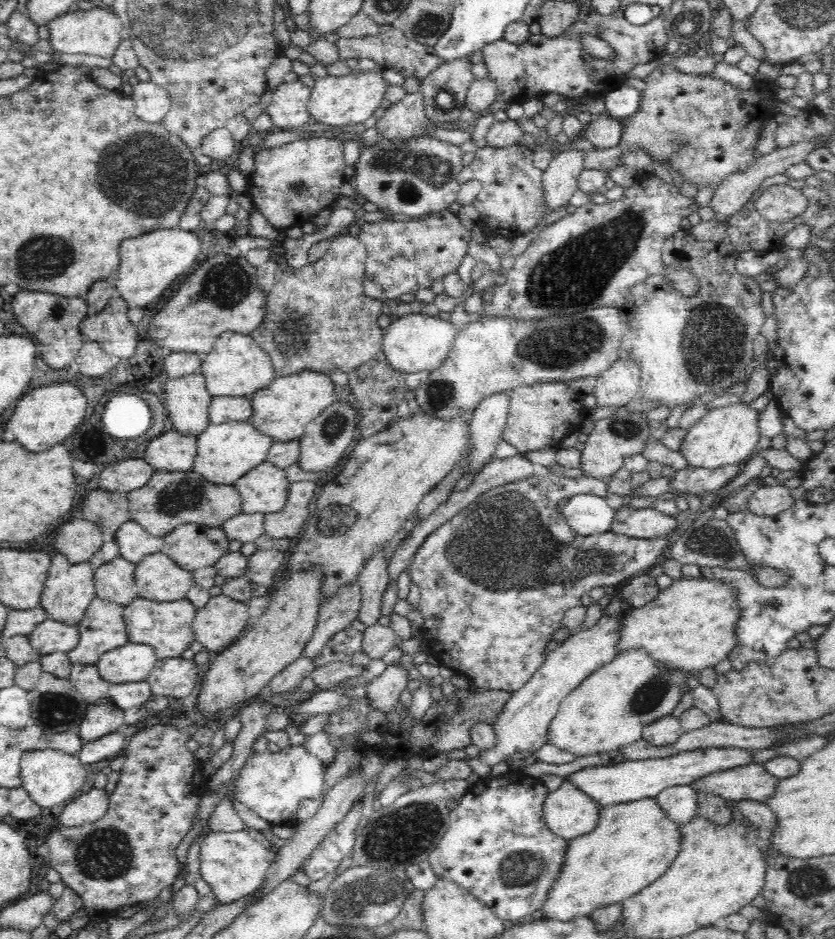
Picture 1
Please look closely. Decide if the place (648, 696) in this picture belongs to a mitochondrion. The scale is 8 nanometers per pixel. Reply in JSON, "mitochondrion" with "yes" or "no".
{"mitochondrion":"yes"}

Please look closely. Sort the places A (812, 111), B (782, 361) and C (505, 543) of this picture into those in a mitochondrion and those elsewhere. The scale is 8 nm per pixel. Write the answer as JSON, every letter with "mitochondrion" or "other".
{"A":"other","B":"other","C":"mitochondrion"}

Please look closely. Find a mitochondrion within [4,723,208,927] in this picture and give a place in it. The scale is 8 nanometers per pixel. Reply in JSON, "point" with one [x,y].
{"point":[104,854]}

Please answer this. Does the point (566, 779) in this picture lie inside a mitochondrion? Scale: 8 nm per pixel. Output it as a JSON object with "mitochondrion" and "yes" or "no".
{"mitochondrion":"no"}

